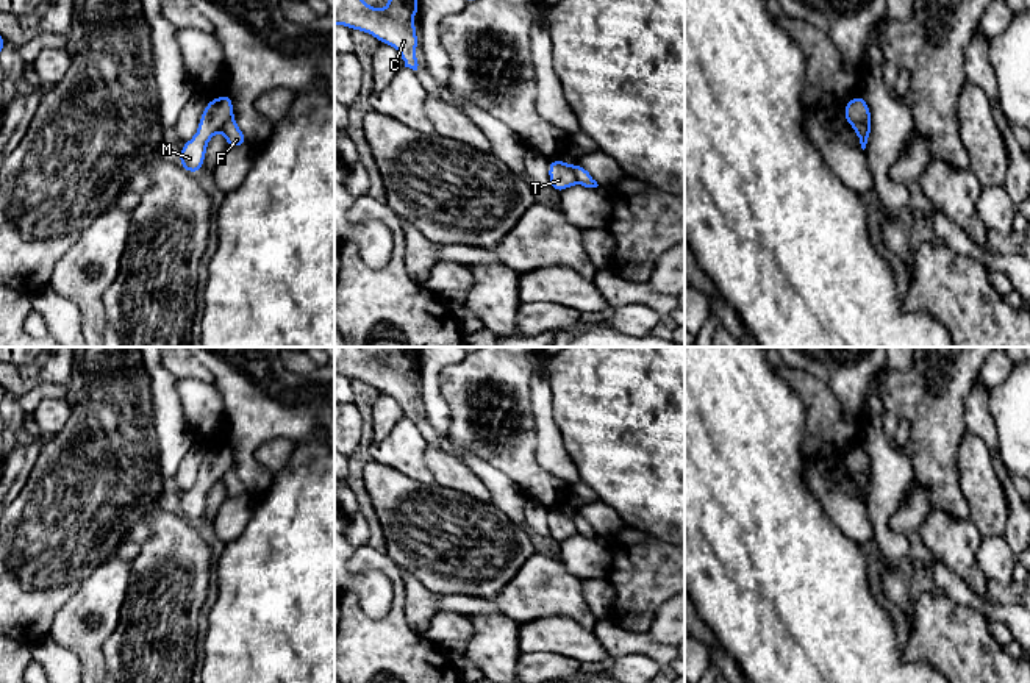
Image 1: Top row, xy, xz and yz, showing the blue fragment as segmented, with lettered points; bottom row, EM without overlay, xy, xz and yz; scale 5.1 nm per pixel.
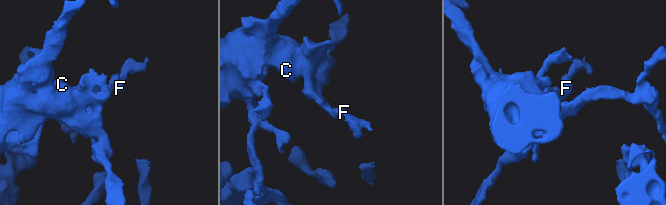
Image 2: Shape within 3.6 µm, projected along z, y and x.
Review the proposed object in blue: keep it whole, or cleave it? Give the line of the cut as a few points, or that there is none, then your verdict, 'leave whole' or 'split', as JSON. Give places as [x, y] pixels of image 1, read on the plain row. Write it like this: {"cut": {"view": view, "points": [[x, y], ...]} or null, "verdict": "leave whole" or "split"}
{"cut": {"view": "yz", "points": [[852, 474], [863, 474], [869, 482]]}, "verdict": "split"}

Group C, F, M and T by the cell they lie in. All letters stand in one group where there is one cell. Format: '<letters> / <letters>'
C M T / F

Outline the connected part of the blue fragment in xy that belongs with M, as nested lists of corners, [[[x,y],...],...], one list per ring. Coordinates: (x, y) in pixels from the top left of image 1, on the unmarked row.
[[[228,444],[219,449],[211,449],[198,470],[198,480],[194,488],[183,494],[180,502],[180,516],[195,524],[205,513],[206,497],[209,489],[224,480],[225,474],[233,466],[233,450]]]

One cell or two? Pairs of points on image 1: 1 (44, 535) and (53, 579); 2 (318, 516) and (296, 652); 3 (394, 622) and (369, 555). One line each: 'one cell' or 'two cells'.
1: one cell
2: one cell
3: one cell

